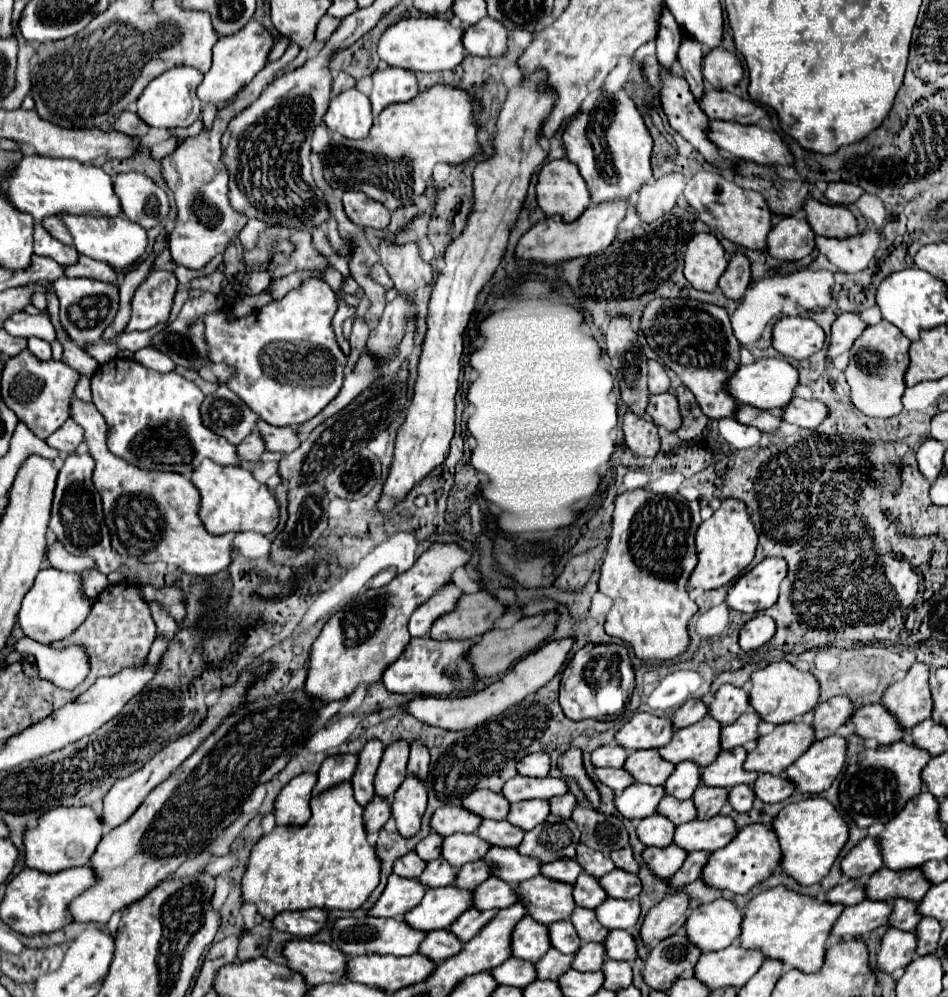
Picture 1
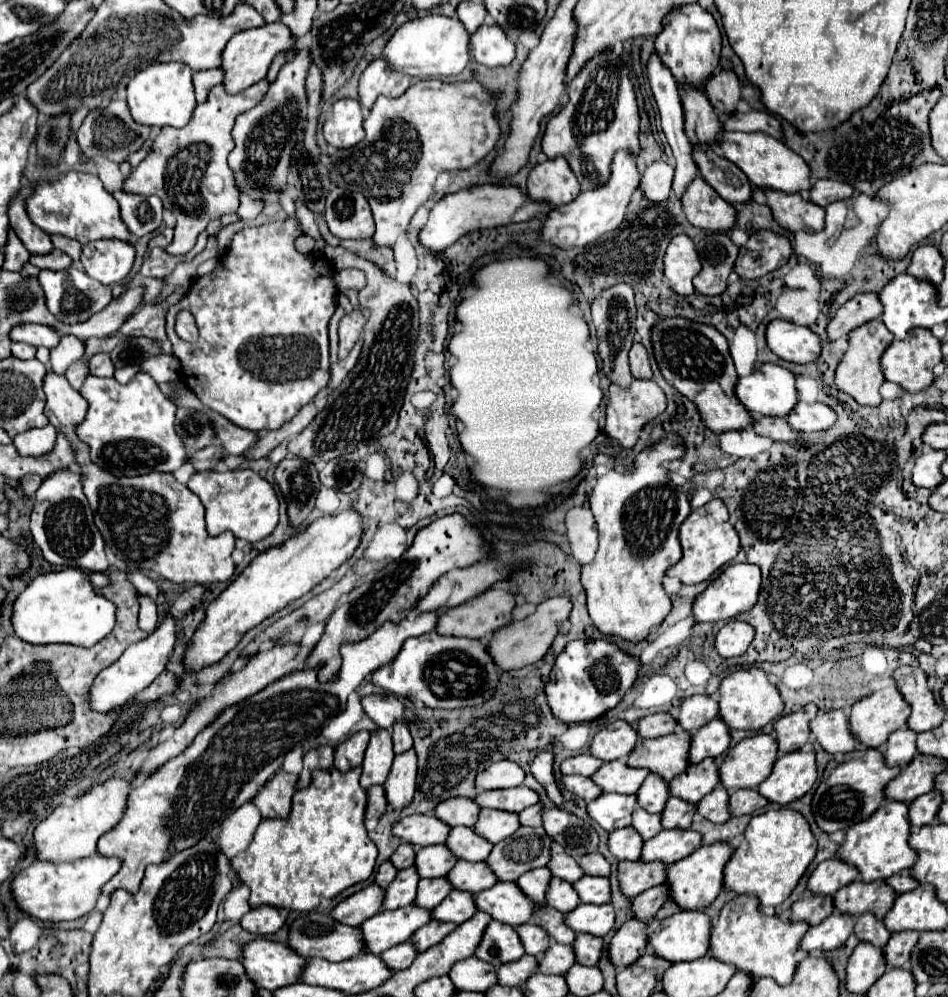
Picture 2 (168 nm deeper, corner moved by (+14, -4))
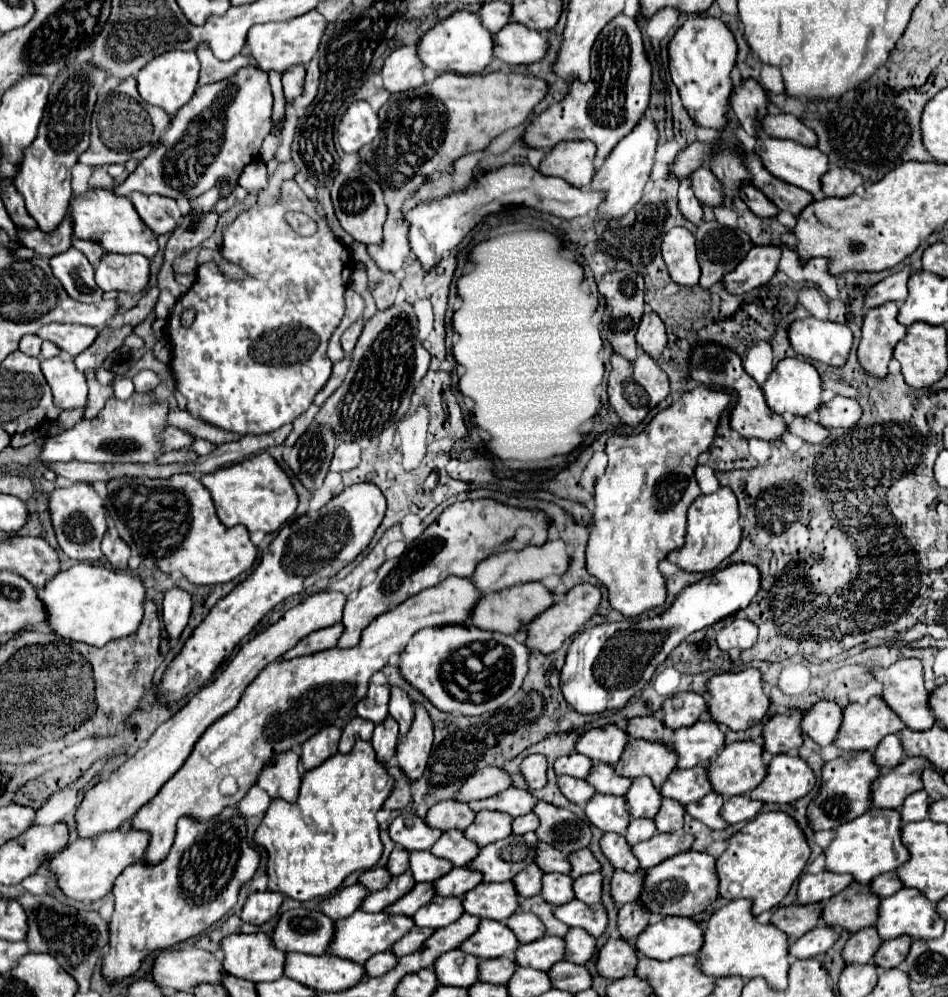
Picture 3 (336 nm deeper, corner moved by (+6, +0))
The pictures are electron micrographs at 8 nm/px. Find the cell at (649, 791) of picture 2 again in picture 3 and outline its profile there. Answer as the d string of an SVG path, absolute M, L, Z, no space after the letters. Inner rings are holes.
M634 778L630 790L626 792L626 804L630 808L630 818L654 818L660 808L662 796L650 778Z

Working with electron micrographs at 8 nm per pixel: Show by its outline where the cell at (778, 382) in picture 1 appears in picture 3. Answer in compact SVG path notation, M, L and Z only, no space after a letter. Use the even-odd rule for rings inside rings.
M784 358L778 362L778 372L774 370L762 386L766 404L776 414L794 414L794 416L808 416L816 412L822 404L822 380L816 368L802 358Z

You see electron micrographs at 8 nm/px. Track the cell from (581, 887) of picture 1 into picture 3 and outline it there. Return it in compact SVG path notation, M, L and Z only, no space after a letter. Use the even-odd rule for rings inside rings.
M544 874L542 876L542 898L552 906L562 906L574 900L572 878L566 874Z

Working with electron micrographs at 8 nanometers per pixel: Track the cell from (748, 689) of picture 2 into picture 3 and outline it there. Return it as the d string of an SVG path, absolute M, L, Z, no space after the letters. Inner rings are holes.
M746 668L742 672L724 672L724 674L714 674L708 682L708 712L712 716L712 720L728 730L740 732L740 730L748 730L750 726L762 722L770 700L766 698L764 692L764 684L760 680L760 672L756 668Z

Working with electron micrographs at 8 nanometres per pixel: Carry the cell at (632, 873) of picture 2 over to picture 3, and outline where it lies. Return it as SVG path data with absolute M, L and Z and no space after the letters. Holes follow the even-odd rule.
M644 870L634 872L634 874L614 872L612 882L610 882L610 896L612 896L612 900L618 906L638 900L638 892L642 892L642 880L644 880Z

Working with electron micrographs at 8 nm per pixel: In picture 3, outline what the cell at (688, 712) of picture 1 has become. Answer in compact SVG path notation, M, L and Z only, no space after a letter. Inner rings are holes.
M638 716L638 718L630 718L624 730L630 738L640 738L640 740L648 740L648 742L662 742L664 724L654 716Z

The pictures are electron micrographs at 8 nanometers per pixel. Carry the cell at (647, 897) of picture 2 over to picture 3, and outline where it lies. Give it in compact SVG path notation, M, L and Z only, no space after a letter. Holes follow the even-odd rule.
M624 904L618 912L618 932L620 938L626 942L634 942L634 938L638 936L638 932L642 932L642 928L648 926L648 918L650 912L646 912L640 904Z

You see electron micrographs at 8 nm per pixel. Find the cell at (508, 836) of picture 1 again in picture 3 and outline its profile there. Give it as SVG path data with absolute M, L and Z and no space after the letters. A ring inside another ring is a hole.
M452 830L452 832L444 832L438 842L430 848L430 852L438 858L446 858L452 862L454 868L464 866L466 862L474 860L474 856L478 854L478 846L474 842L470 842L464 832Z

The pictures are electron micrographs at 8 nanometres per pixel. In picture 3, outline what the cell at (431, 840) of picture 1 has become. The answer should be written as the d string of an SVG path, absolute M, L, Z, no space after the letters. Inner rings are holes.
M394 848L392 854L390 854L390 860L386 864L386 870L390 872L390 876L400 876L402 872L408 870L408 852L404 848Z

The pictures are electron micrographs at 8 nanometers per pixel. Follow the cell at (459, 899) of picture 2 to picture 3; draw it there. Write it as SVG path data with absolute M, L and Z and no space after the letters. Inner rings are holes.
M434 896L434 900L430 900L426 906L422 906L416 912L416 916L412 916L412 920L416 922L416 926L422 926L422 928L426 926L426 928L436 930L436 928L456 922L462 914L464 914L464 910L462 910L460 898Z

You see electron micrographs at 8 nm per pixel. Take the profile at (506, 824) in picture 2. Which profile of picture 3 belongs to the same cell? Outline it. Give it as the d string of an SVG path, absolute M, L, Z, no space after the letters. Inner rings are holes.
M478 812L470 828L464 830L464 836L472 840L478 846L486 846L496 840L504 840L510 836L512 828L512 818L504 816L502 812Z

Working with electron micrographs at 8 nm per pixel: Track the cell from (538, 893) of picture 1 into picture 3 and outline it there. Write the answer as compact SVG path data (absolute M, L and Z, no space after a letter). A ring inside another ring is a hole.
M482 882L462 898L466 914L490 920L508 920L518 910L518 894L512 882Z

